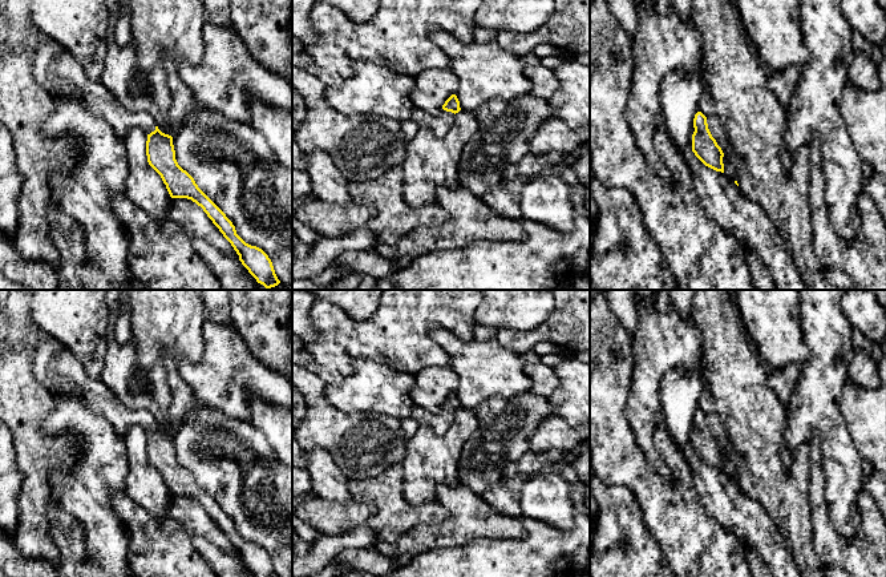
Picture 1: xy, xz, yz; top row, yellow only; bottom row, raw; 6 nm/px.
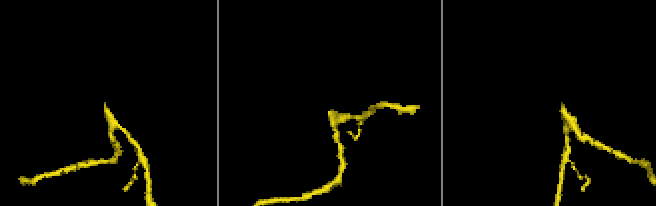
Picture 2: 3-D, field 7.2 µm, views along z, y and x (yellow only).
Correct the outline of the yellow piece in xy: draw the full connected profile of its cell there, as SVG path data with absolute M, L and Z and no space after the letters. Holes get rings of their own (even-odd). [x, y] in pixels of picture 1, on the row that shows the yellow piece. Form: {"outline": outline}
{"outline": "M41 35L33 60L36 81L49 90L48 73L53 61L54 74L69 78L84 98L93 116L105 120L124 140L130 130L139 129L147 136L146 156L149 165L161 175L171 198L187 198L203 209L223 237L231 243L239 261L266 288L280 283L272 262L259 247L246 243L226 214L198 187L194 178L177 160L173 137L162 133L155 118L145 112L126 110L118 98L100 80L90 80L76 58L57 41Z"}

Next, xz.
{"outline": "M456 94L445 101L442 110L437 114L414 108L406 120L400 121L402 137L409 142L421 128L429 128L436 136L444 137L454 122L454 114L460 110L460 101Z"}

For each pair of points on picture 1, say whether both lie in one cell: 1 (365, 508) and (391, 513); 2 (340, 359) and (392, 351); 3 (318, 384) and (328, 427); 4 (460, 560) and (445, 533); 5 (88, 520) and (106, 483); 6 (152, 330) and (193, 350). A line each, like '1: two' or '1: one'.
1: two
2: two
3: one
4: two
5: one
6: one

